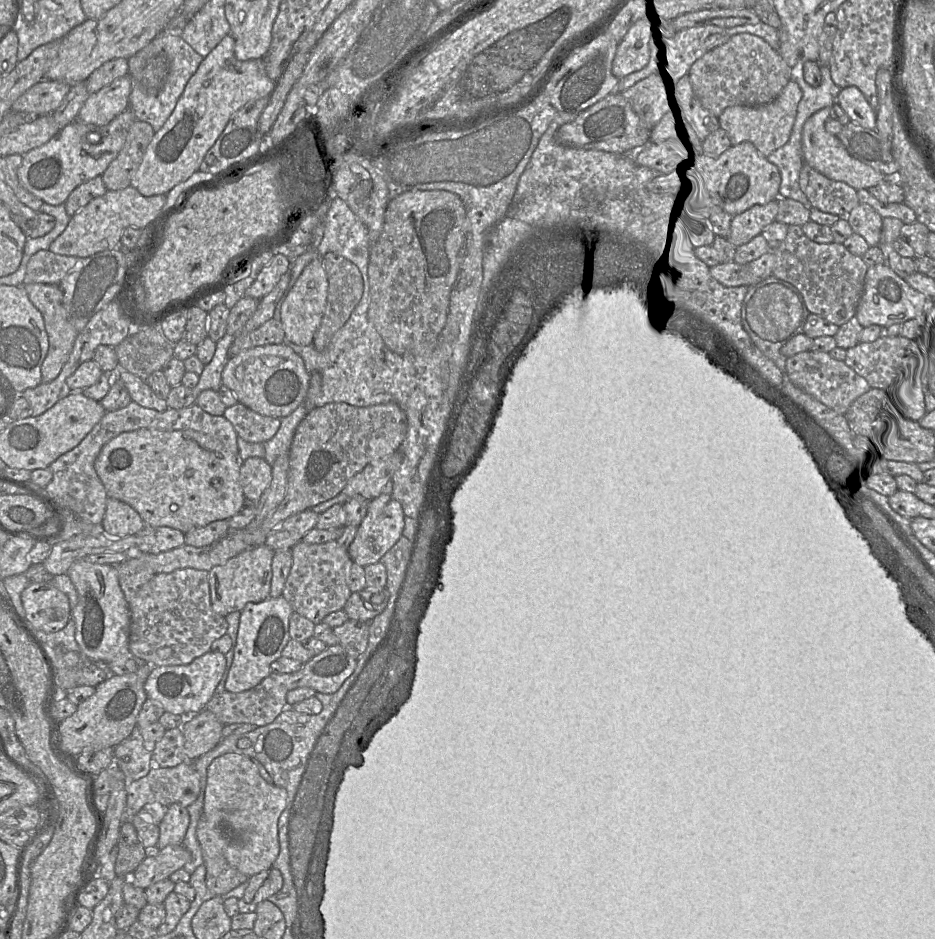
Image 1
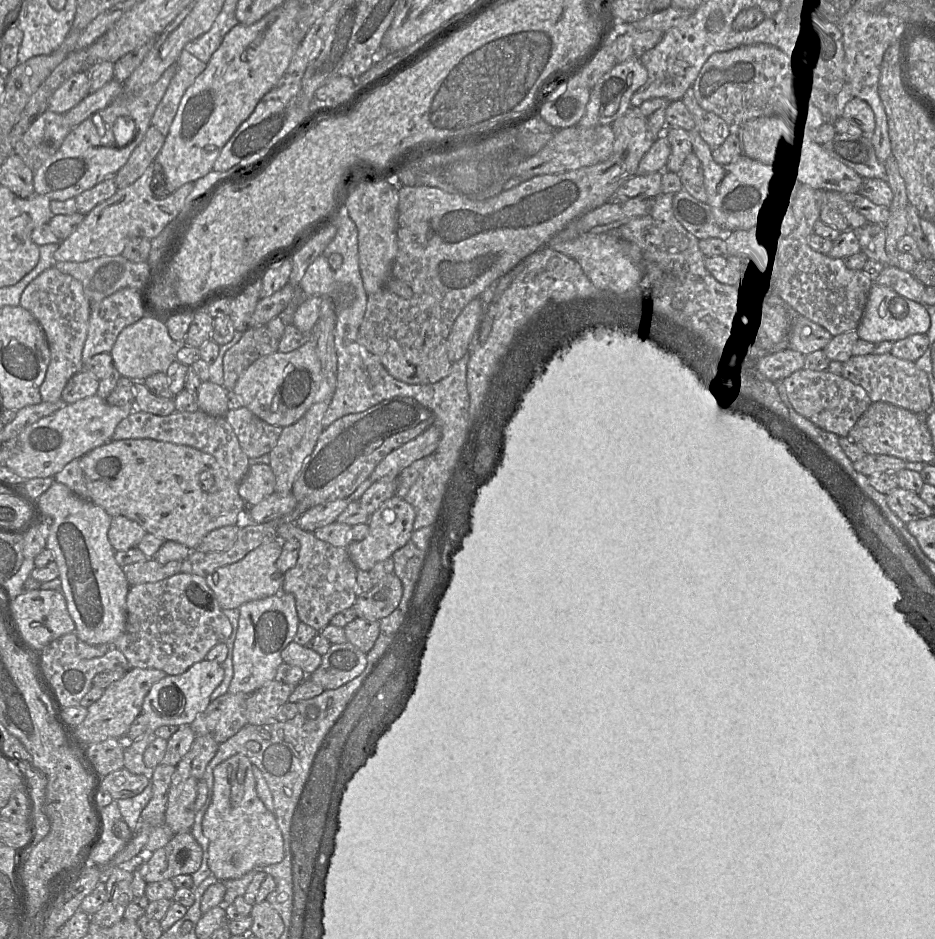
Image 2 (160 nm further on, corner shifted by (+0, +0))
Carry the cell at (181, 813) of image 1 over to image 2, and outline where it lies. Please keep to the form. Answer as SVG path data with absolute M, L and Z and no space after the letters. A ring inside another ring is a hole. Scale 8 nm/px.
M196 735L191 748L176 765L170 786L164 822L174 834L191 831L196 814L194 804L197 797L198 783L203 779L206 767L215 756L219 745L210 735Z

